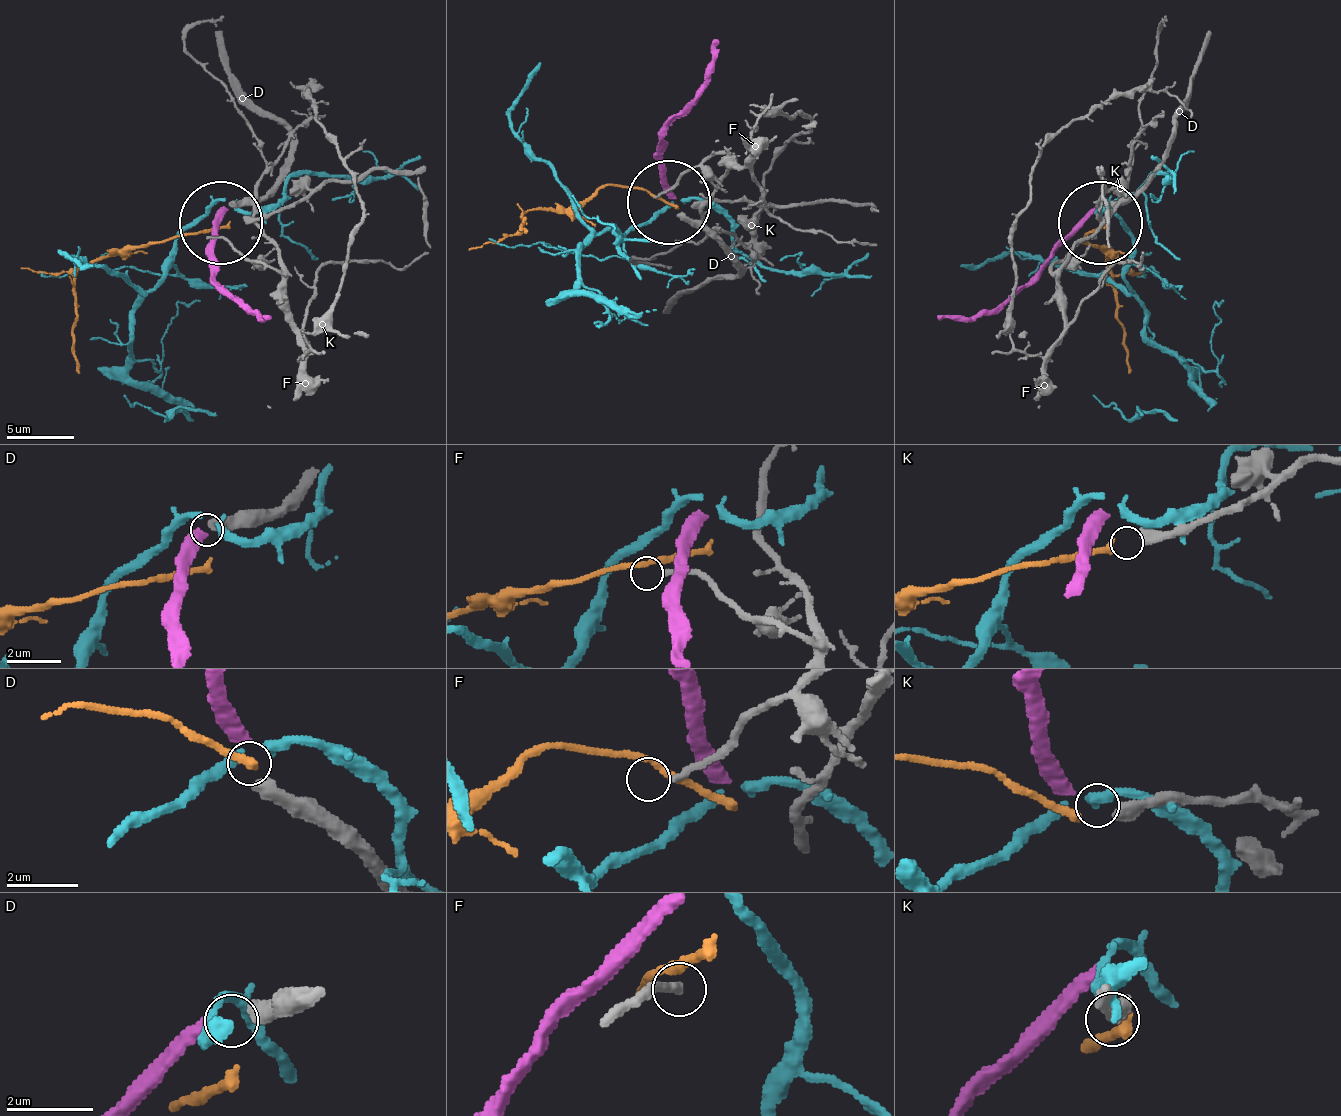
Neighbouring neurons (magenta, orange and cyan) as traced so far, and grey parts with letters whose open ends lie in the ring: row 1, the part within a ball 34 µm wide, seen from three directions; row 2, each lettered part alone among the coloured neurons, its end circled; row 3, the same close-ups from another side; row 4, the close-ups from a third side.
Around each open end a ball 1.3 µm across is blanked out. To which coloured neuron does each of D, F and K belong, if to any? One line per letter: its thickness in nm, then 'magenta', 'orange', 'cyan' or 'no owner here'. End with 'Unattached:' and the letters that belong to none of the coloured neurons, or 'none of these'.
D: 440 nm | magenta
F: 190 nm | no owner here
K: 400 nm | orange
Unattached: F

